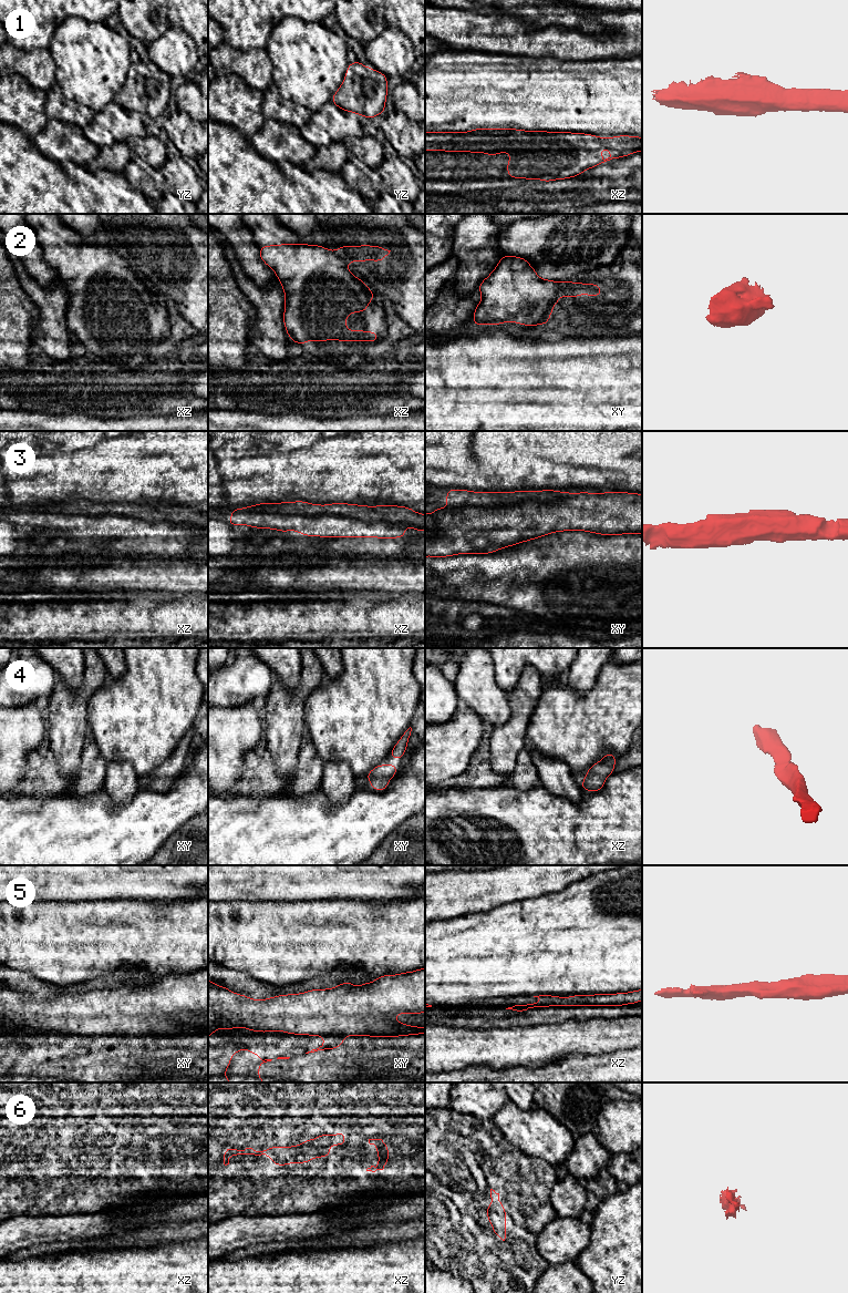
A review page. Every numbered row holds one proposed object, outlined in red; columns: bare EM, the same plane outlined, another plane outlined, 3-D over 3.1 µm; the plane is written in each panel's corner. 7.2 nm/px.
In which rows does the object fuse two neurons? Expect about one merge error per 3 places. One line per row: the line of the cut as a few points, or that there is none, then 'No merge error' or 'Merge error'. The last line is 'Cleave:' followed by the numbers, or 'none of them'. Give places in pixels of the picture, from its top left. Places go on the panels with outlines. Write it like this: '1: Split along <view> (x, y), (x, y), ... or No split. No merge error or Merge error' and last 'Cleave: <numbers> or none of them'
1: No split. No merge error
2: Split along xz (335, 250), (347, 263). Merge error
3: Split along xz (234, 511), (331, 514), (399, 525). Merge error
4: No split. No merge error
5: Split along xy (319, 1035), (343, 1036). Merge error
6: No split. No merge error
Cleave: 2, 3, 5

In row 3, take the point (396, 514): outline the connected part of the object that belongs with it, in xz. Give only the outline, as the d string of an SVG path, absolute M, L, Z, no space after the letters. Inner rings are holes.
M293 501L279 503L262 502L242 509L231 509L230 511L273 512L277 514L303 515L309 517L320 517L328 514L366 523L390 522L399 525L404 524L415 531L425 532L425 514L417 513L411 507L400 505L369 506L350 503L321 505L304 501Z

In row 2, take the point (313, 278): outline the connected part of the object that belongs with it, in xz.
M283 243L278 246L260 247L259 256L275 271L281 283L285 291L283 326L293 342L306 345L308 340L311 342L328 340L372 342L380 340L380 336L374 331L362 331L358 327L353 332L347 329L348 315L366 311L369 302L375 297L368 285L349 270L348 263L338 256L337 250L330 250L320 245Z

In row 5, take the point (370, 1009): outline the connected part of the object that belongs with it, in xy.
M425 968L404 972L396 975L385 974L374 982L354 986L344 982L333 988L310 989L299 994L277 995L265 999L252 999L237 994L227 987L214 984L208 979L208 1037L218 1028L247 1028L250 1032L283 1032L292 1035L335 1035L335 1036L368 1036L368 1037L400 1037L425 1034L425 1027L411 1026L395 1020L396 1014L425 1013Z

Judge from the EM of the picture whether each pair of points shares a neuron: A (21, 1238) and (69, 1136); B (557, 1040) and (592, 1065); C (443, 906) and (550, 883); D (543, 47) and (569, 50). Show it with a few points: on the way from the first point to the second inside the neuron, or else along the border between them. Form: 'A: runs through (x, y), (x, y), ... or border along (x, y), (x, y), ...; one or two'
A: border along (57, 1214), (17, 1215), (11, 1218); two
B: border along (599, 1054), (567, 1054), (551, 1063); two
C: runs through (469, 892), (481, 891), (504, 883), (524, 883); one
D: runs through (549, 47), (562, 47); one

